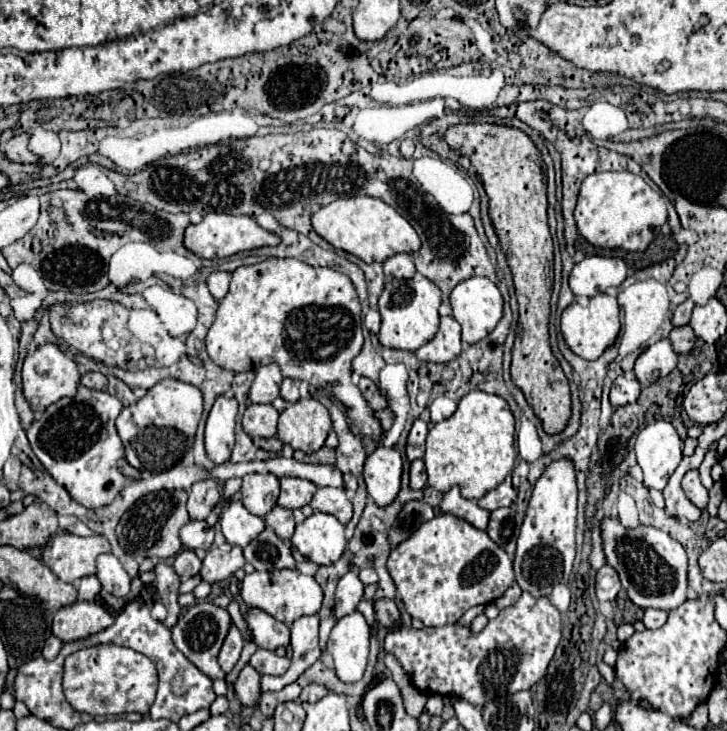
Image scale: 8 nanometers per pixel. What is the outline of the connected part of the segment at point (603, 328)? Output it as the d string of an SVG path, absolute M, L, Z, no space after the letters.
M605 293L589 299L587 305L581 305L581 303L569 305L561 317L561 331L569 349L587 361L599 359L605 353L605 349L609 349L617 341L619 329L621 329L621 323L619 323L617 297L605 295Z

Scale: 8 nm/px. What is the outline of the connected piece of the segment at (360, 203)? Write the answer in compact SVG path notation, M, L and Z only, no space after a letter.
M347 197L321 207L313 215L313 229L335 249L343 249L365 263L383 263L397 253L411 255L421 247L419 235L415 233L411 223L403 219L391 205L373 197Z

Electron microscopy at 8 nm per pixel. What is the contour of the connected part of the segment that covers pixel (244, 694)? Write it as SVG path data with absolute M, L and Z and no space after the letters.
M249 665L239 673L233 689L235 689L235 695L241 701L241 705L245 705L245 707L259 705L259 697L261 697L259 681L261 681L261 675Z

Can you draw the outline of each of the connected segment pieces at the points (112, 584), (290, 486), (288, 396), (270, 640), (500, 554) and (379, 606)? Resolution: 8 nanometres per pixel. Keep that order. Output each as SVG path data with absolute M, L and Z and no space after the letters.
M105 553L97 557L97 577L103 589L113 593L115 597L125 597L129 593L131 577L127 575L127 571L113 553Z
M283 477L277 505L285 507L285 509L299 509L311 501L315 491L317 491L315 483L309 483L305 479L297 479L297 477Z
M283 379L281 399L287 401L287 403L297 403L299 401L299 381L295 381L295 379Z
M251 609L247 615L247 623L249 623L249 629L253 631L253 639L257 647L269 649L269 651L275 651L277 647L283 647L283 649L289 647L289 627L273 619L271 615L259 609Z
M445 513L423 523L407 541L395 547L387 569L405 611L433 627L457 623L469 607L495 601L515 581L511 557L485 531Z
M377 599L377 601L373 601L373 609L375 609L375 619L379 621L379 625L393 629L399 623L399 609L397 609L395 601Z

